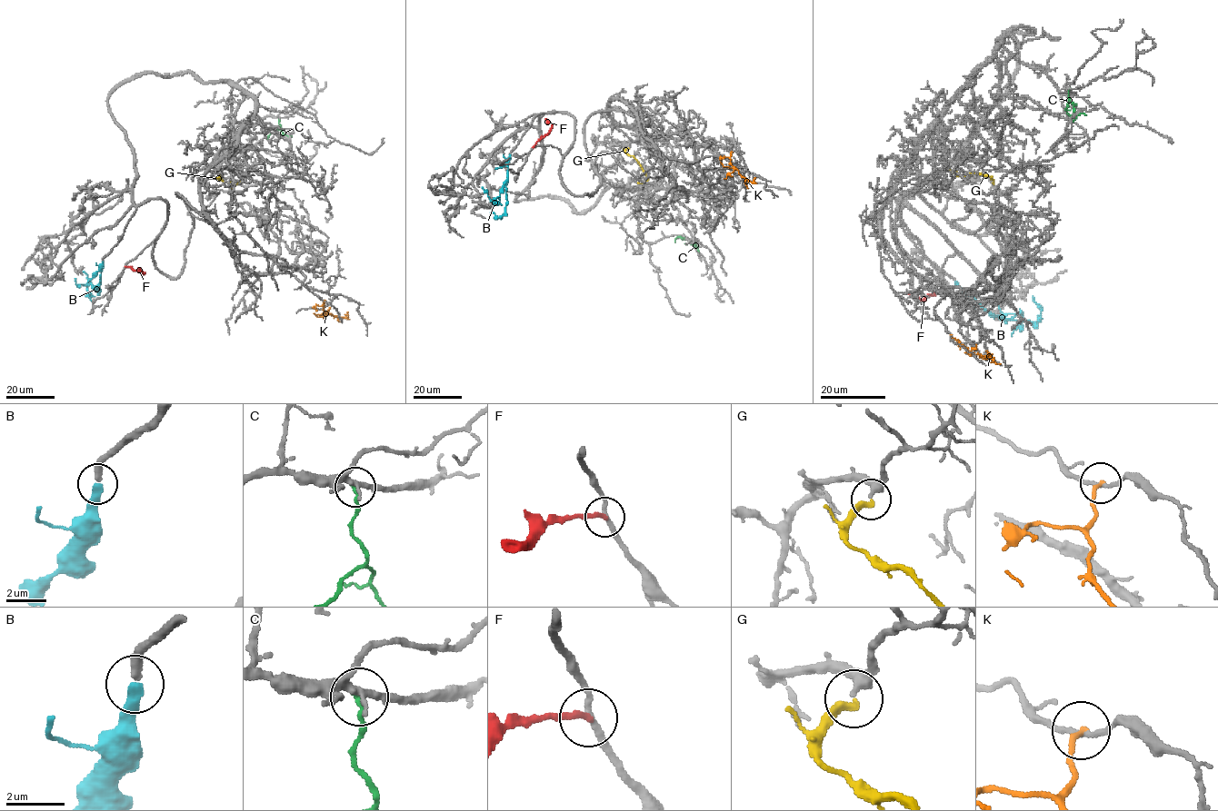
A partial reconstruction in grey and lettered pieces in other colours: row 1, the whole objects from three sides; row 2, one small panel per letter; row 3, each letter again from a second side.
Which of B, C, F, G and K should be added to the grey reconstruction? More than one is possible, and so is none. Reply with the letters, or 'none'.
B, G

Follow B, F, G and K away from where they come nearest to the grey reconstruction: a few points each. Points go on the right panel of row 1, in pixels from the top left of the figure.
B: (955, 281), (983, 308), (1006, 319), (1036, 322), (1041, 308), (1033, 295)
F: (946, 290), (938, 290), (923, 300), (913, 299), (906, 291)
G: (945, 167), (960, 176), (973, 173), (989, 175), (993, 182)
K: (951, 336), (973, 353), (993, 358), (986, 351)

